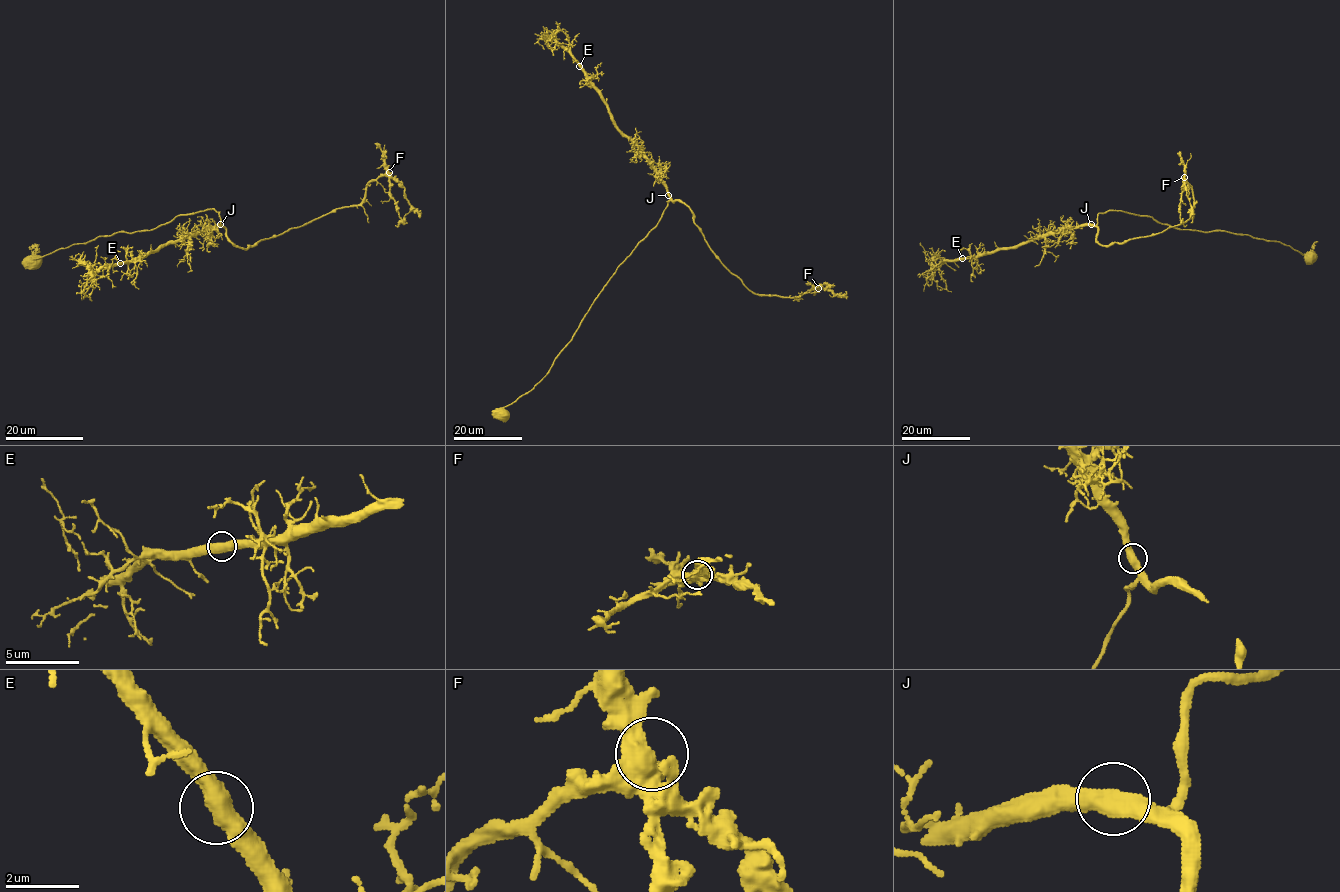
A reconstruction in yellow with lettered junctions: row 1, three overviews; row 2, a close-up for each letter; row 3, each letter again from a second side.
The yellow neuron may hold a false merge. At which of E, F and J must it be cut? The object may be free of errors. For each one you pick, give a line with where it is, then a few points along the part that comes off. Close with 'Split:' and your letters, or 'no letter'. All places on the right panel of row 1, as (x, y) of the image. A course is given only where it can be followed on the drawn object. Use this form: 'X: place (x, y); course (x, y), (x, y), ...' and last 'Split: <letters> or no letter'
Split: no letter

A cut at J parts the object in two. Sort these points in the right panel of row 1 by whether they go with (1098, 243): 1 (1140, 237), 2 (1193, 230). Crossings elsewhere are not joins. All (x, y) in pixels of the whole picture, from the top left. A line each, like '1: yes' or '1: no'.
1: yes
2: no

